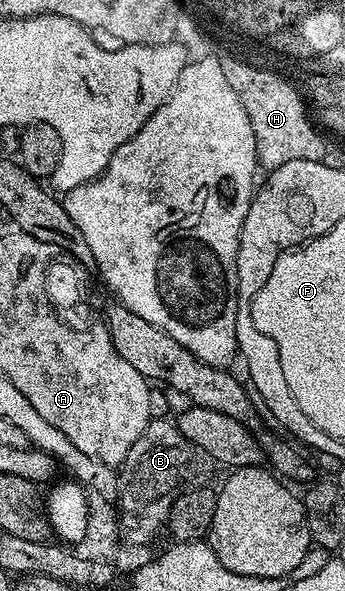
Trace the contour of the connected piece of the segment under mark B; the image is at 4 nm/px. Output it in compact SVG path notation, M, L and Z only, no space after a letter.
M151 419L146 430L141 434L141 438L137 438L137 442L133 442L129 454L123 459L117 472L119 478L118 527L123 540L129 543L150 545L152 543L150 540L154 538L159 528L161 530L166 525L169 510L180 492L190 489L200 482L210 481L207 479L211 476L211 467L213 467L211 457L205 450L201 450L201 446L193 446L193 442L189 442L189 438L185 438L185 434L181 434L178 423L171 421L170 424L167 420Z

